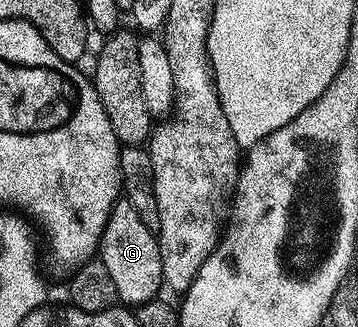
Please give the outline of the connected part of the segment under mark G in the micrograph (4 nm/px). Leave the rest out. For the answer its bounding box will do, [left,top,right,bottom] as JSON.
[100,199,163,307]

